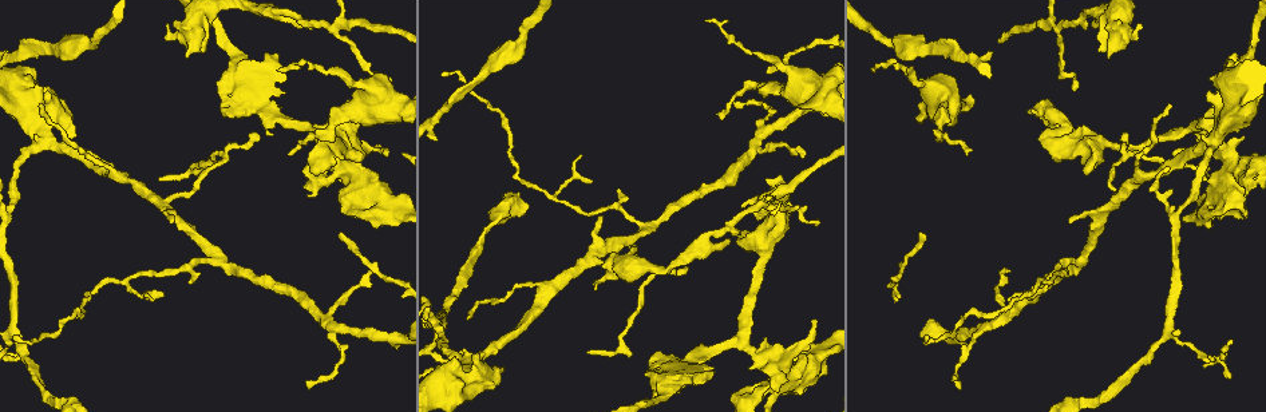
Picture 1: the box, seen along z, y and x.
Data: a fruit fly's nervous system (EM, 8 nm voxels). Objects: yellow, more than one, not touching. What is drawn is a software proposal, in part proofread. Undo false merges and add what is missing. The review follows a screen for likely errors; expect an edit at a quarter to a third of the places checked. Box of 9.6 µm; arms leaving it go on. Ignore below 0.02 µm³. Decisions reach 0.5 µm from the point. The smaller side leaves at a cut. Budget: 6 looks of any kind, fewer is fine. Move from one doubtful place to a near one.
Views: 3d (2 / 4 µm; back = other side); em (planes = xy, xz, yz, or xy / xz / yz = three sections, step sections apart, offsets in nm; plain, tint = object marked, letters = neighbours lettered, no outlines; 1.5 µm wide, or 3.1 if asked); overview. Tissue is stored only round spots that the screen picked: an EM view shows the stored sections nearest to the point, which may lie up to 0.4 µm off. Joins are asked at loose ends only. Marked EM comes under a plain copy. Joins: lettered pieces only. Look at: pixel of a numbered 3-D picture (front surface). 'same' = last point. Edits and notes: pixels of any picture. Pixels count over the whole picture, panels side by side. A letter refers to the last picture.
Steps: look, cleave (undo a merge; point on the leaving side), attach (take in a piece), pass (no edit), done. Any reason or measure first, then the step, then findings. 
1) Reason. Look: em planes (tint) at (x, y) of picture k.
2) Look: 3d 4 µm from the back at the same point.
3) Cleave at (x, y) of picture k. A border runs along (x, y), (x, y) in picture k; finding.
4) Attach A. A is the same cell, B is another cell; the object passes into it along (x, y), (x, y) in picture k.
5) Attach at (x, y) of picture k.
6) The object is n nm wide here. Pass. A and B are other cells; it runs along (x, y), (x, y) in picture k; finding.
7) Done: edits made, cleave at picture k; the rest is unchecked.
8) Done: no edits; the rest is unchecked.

Abrupt turn. Look: 3d 4 µm at (1217, 357) of picture 1.

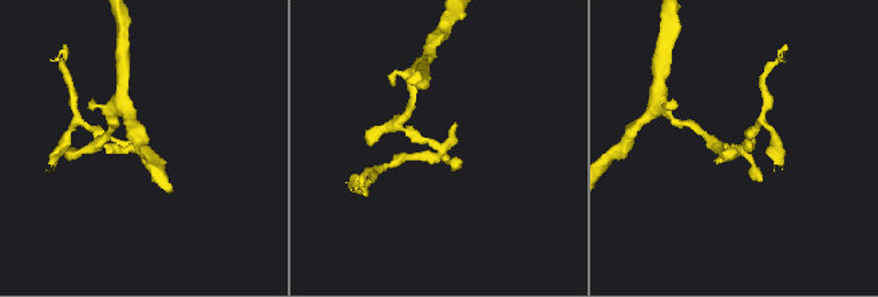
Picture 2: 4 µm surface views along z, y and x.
Look: em planes (tint) at (745, 150) of picture 2.

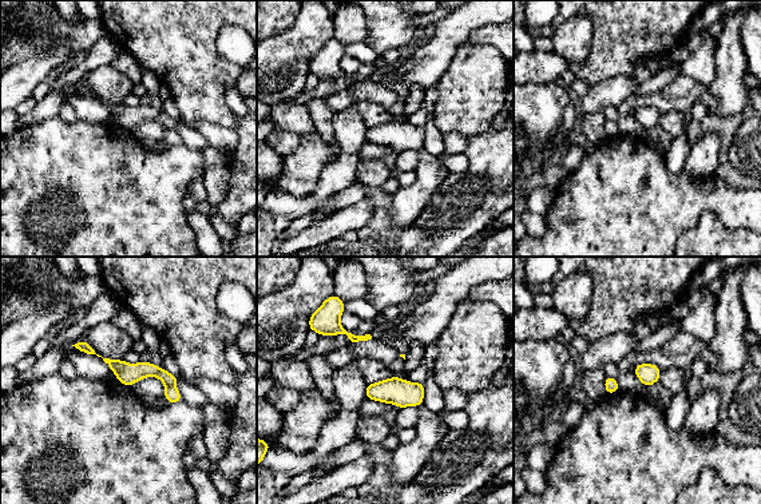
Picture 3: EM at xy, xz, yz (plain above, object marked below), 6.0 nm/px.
Look: em planes (letters) at the same point.

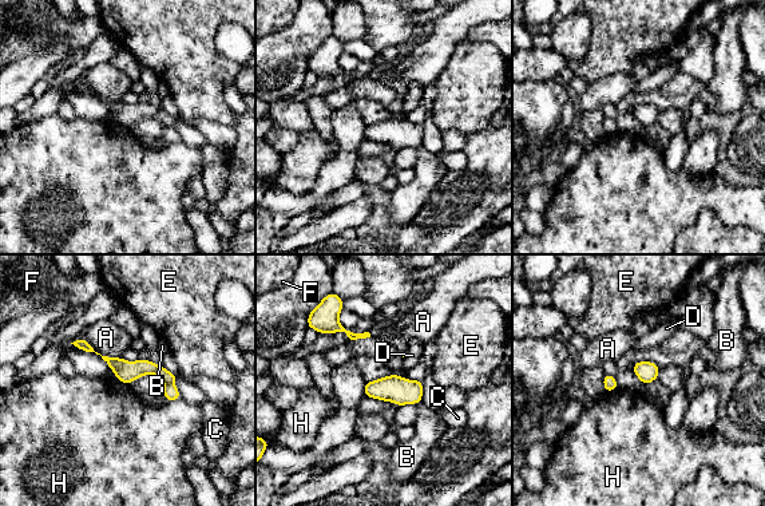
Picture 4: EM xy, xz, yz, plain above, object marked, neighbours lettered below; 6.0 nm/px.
The longest contact is with A, 260 nm. Cleave at (129, 371) of picture 4. A, B, C, D, E, F and H are other cells; the part that leaves runs along (79, 343), (122, 368), (173, 378) in picture 4; two neurons meet here.

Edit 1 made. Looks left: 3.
Branch stops here. Look: em planes (letters) at (1248, 211) of picture 1.

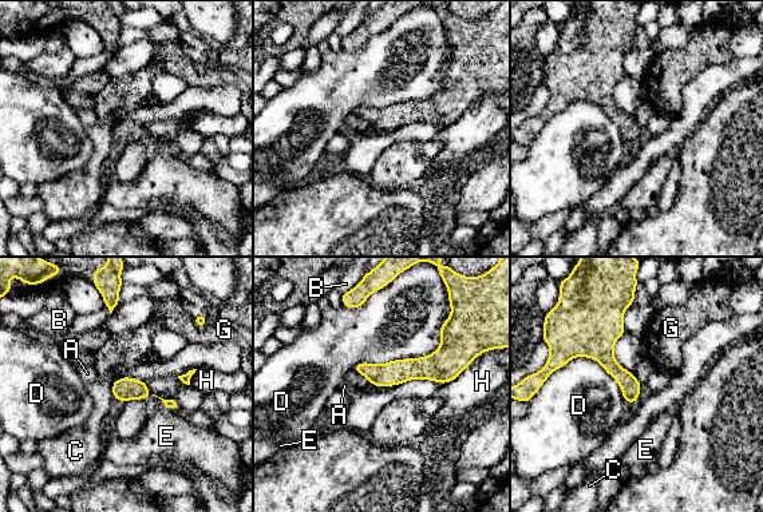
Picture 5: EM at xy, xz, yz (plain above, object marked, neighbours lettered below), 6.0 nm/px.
Pass. A, B, C, D, E, G and H are other cells; it runs along (459, 365), (403, 370), (358, 368) in picture 5; no lettered piece goes on from it.

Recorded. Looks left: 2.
Branch stops here. Look: em planes (letters) at (1079, 87) of picture 1.

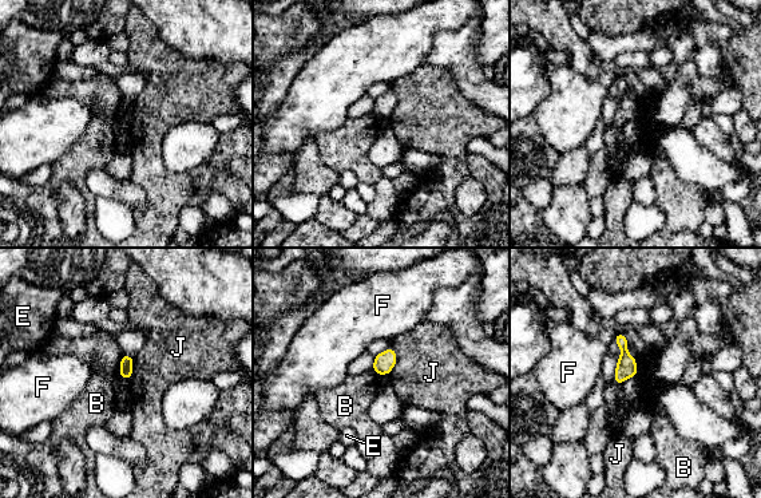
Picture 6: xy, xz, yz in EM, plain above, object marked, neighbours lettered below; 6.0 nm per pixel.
Pass. B, E, F and J are other cells; a border runs along (627, 344), (638, 374) in picture 6; no lettered piece goes on from it.

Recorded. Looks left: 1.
Done: edits made, cleave at picture 4; the rest is unchecked.

